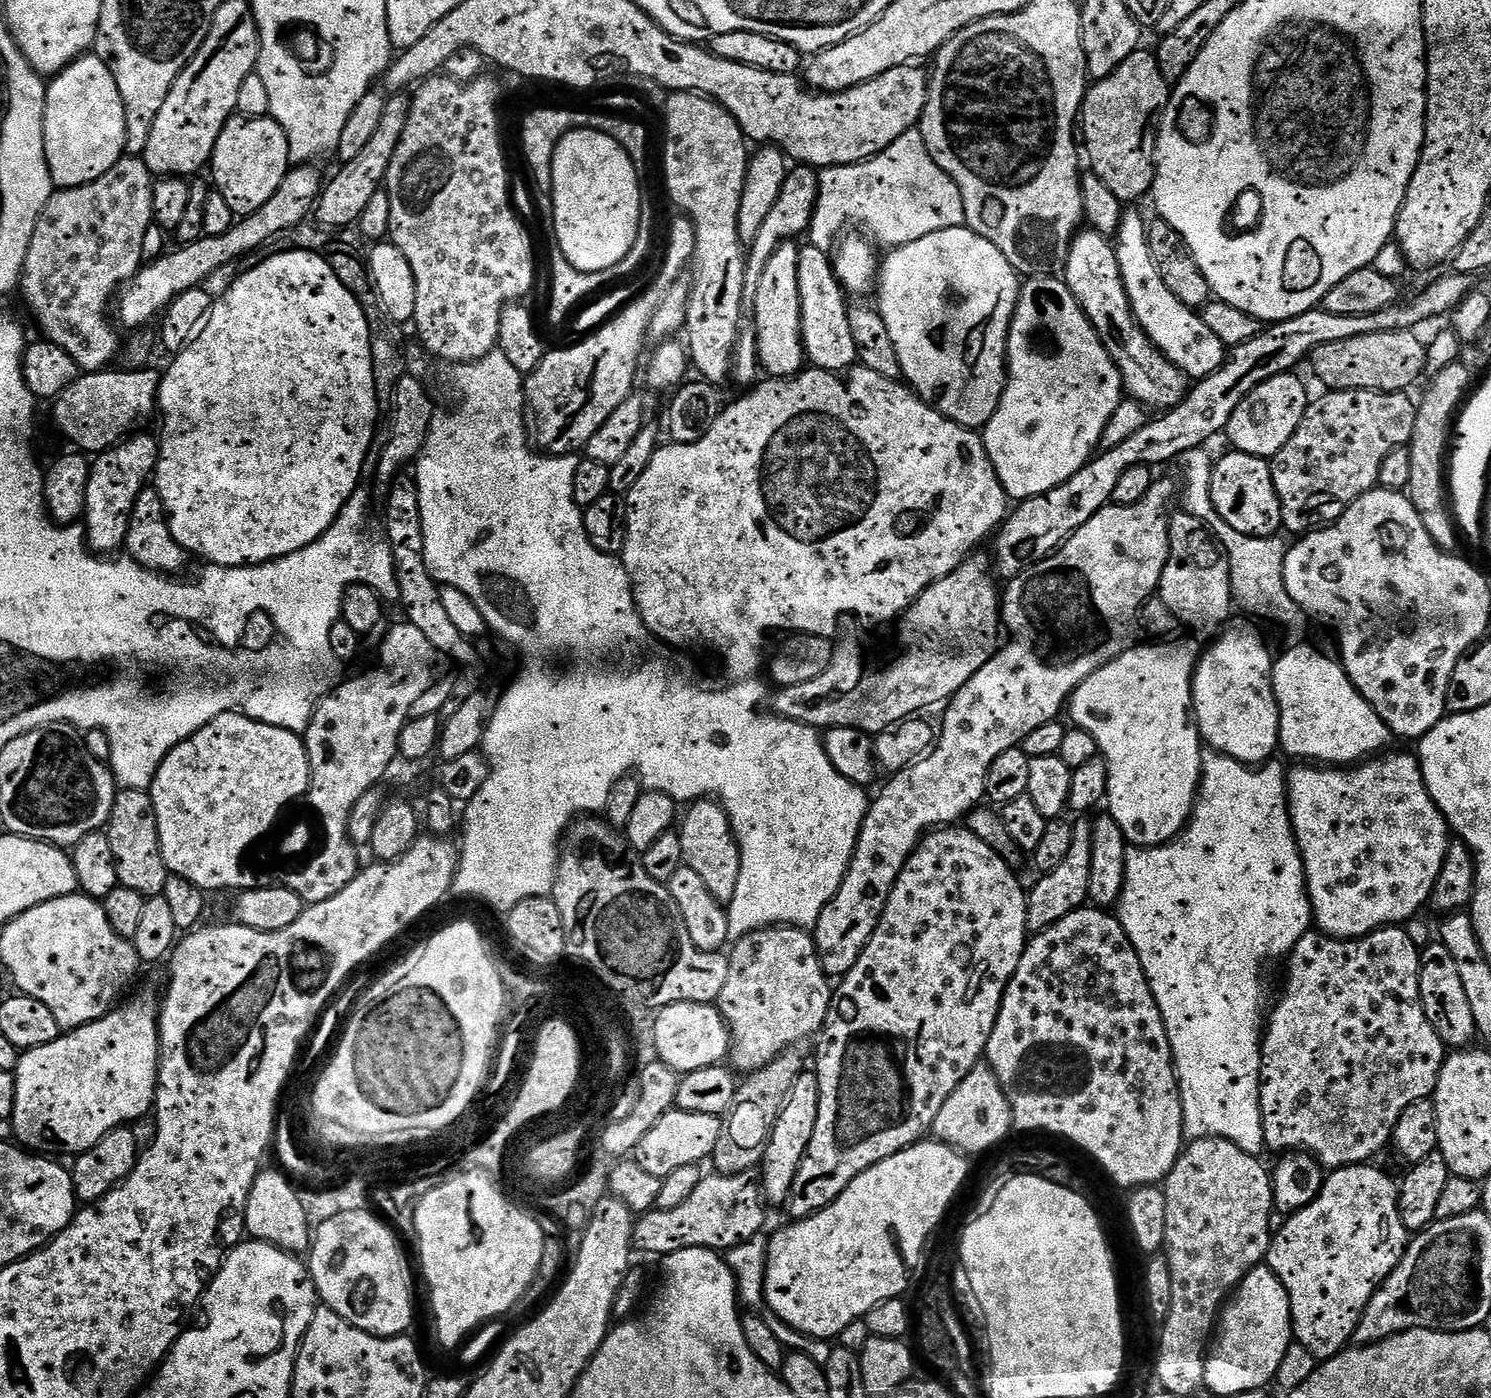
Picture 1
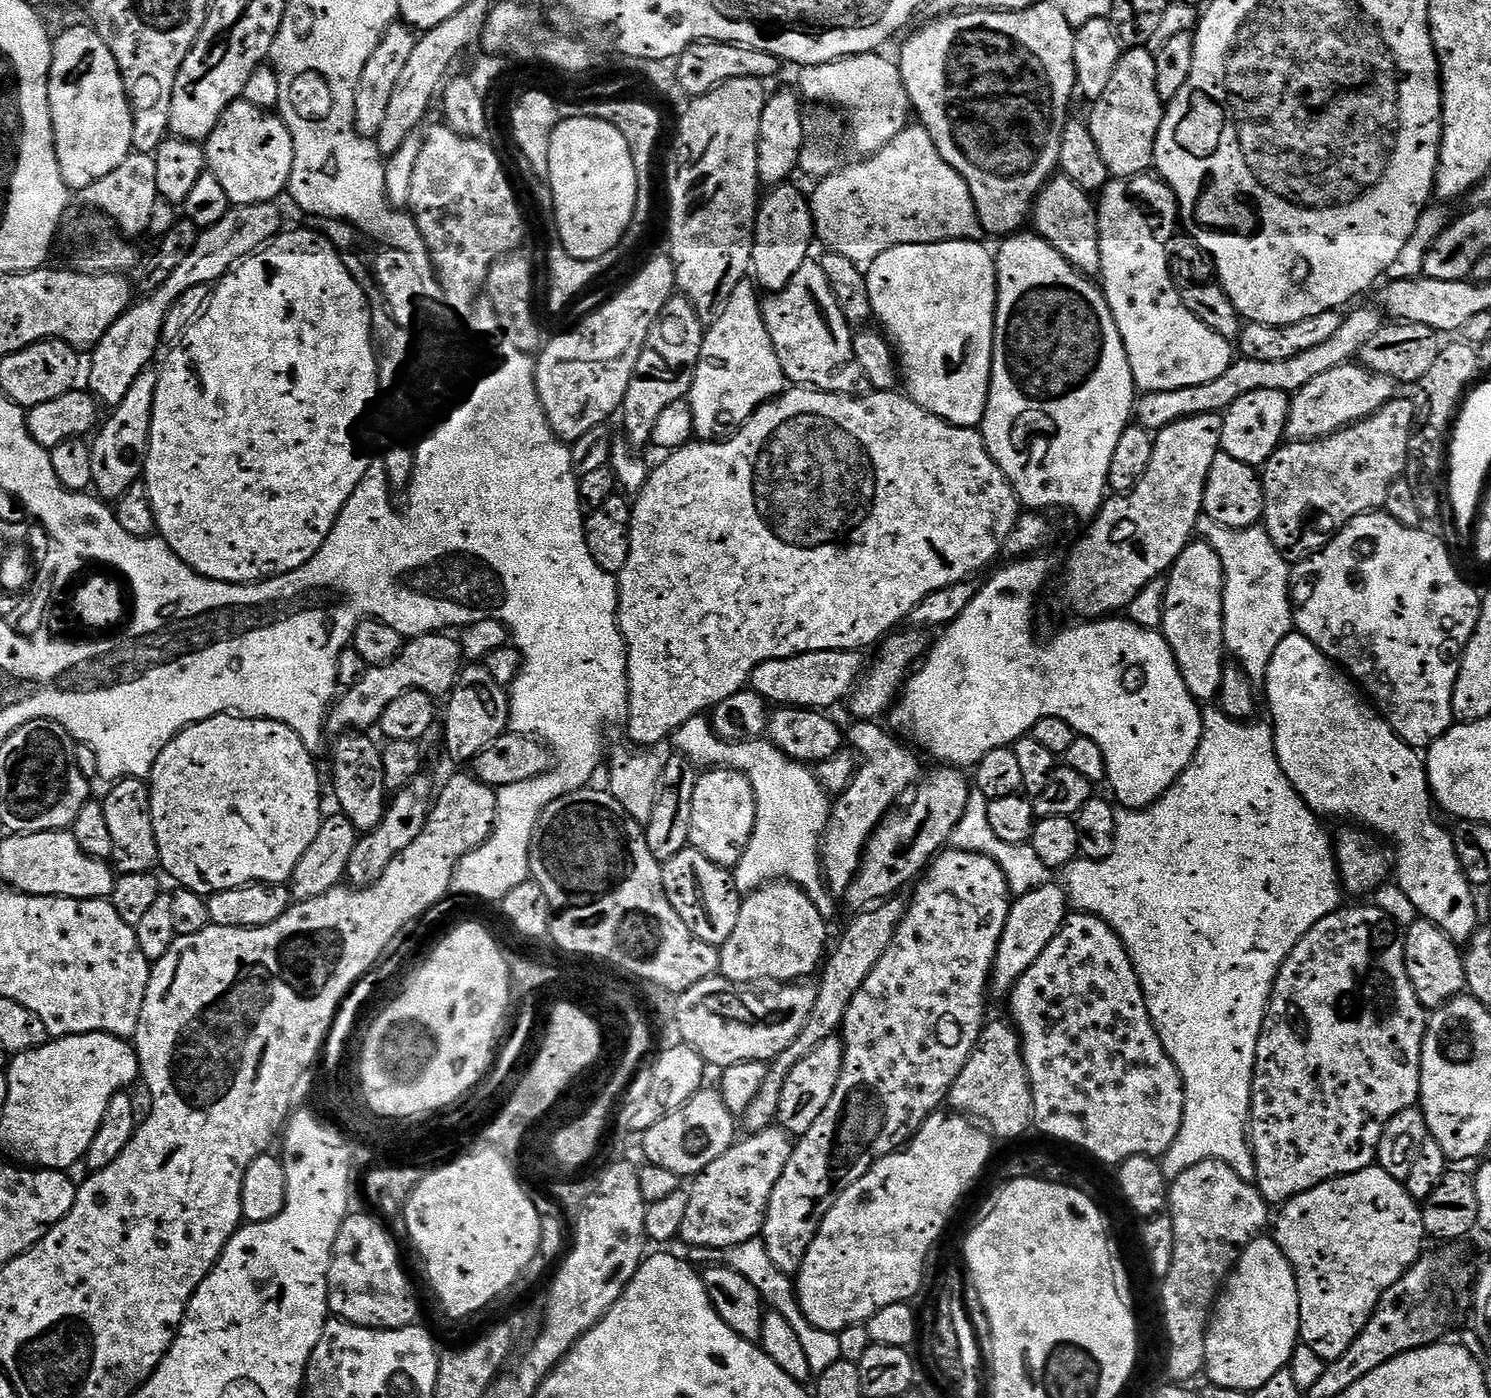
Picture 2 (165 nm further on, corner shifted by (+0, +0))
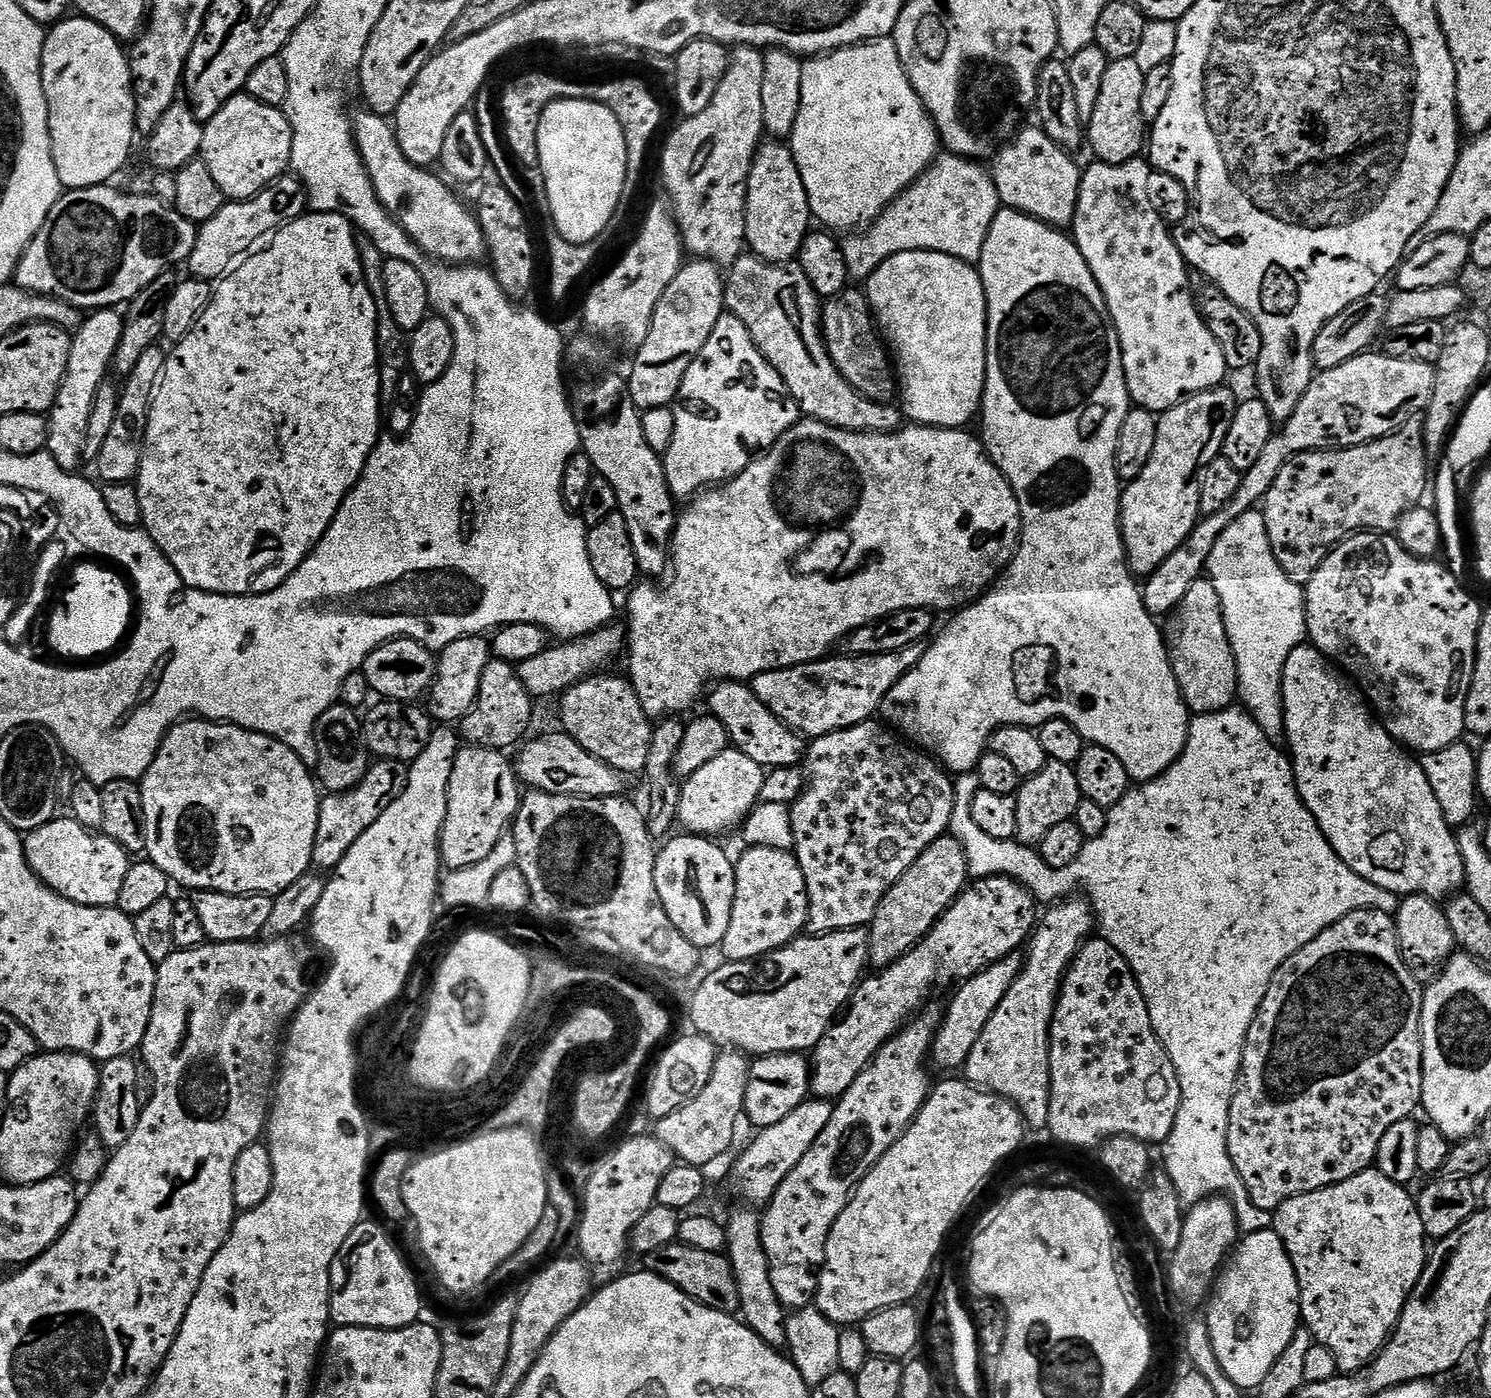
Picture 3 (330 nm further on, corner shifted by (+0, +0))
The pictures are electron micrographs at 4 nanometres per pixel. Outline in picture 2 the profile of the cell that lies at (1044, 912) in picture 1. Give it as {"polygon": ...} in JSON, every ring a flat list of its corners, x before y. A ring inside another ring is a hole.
{"polygon":[[1059,883,1043,884,1038,890,1030,890,1030,894,1022,894,1013,899,1010,914,1006,918,1006,930,1002,930,992,967,991,999,1003,1001,1006,994,1011,993,1018,978,1022,978,1022,974,1026,974,1026,970,1030,970,1030,966,1038,962,1042,950,1046,950,1046,946,1054,942,1054,934,1062,930,1069,915,1068,893]]}

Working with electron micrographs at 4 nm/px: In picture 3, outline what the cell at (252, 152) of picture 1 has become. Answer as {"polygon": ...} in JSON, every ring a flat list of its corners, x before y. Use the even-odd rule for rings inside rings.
{"polygon":[[247,94,231,96,204,124,199,159,206,162,214,182,222,186,225,198,248,200,289,171,292,127,281,109,266,106]]}

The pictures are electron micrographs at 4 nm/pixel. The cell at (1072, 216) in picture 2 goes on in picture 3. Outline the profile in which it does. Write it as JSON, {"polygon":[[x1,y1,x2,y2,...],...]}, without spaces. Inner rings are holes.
{"polygon":[[1024,128,1012,141,1005,143,991,161,991,175,998,198,1005,208,1024,212,1053,228,1067,229,1072,223,1080,193,1081,165,1076,165,1073,153,1044,133,1043,128]]}

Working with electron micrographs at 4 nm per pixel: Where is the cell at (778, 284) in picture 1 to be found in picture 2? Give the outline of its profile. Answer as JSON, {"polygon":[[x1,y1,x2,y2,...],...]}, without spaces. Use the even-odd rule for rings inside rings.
{"polygon":[[785,182,763,193,760,207,756,209,756,232,752,235,751,275,765,293,781,292,798,274,798,266,810,259,808,252,814,244,809,197,795,188,795,183]]}

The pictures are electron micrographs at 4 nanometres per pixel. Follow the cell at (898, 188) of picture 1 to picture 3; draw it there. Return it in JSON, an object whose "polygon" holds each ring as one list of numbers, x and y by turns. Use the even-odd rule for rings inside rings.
{"polygon":[[951,154,934,160,907,191,888,205,879,219,843,241,849,277,865,281,894,254,920,249,979,263,990,226,1002,207,992,175,983,168,981,163]]}

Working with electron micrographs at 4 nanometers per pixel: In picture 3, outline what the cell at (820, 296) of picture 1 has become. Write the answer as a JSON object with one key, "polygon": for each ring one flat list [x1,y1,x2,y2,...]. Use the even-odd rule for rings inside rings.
{"polygon":[[741,254,726,272,724,306,746,326,746,330,750,330,750,338,754,338,758,350,768,359,770,366,778,370,805,417,821,420,847,432,894,432,901,427,902,412,899,407,867,400,862,393,854,390,854,386,850,386,850,382,846,382,846,378,842,378,838,366,834,366,824,341,824,329,820,327,822,298,814,286,810,286,810,278,802,274,799,263,770,264,759,256]]}

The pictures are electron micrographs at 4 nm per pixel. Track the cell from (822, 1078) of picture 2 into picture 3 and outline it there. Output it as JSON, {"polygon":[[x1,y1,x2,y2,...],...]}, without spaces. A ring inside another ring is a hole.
{"polygon":[[1005,876,973,879,915,948,909,950,898,962,872,974,876,976,869,975,857,984,846,1011,829,1026,823,1038,816,1043,816,1047,811,1049,811,1095,817,1100,833,1102,839,1100,843,1092,850,1090,854,1078,858,1078,858,1074,866,1070,866,1066,876,1057,880,1047,887,1044,889,1040,893,1040,896,1033,909,1023,910,1018,915,1017,925,1007,923,1004,927,1002,928,995,931,994,935,984,952,979,963,982,975,976,983,968,987,968,989,964,1023,949,1038,924,1036,908,1038,909,1036,899,1017,880,1011,880]]}

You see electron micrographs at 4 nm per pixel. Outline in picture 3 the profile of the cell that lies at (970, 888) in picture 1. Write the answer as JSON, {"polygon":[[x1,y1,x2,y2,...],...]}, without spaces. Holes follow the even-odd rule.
{"polygon":[[925,1011,904,1025,893,1040,883,1044,875,1058,854,1078,850,1090,846,1090,835,1101,830,1122,822,1134,818,1134,818,1142,806,1150,806,1158,786,1174,782,1186,774,1194,774,1198,766,1206,760,1221,762,1230,762,1246,766,1250,766,1258,770,1262,770,1282,774,1282,774,1294,778,1294,778,1302,782,1302,785,1310,799,1310,809,1307,815,1301,820,1270,826,1258,826,1242,838,1214,848,1205,856,1187,866,1178,866,1174,884,1157,886,1150,906,1134,912,1119,922,1110,928,1100,930,1083,928,1072,924,1069,930,1060,932,1040,936,1037,938,1016]]}

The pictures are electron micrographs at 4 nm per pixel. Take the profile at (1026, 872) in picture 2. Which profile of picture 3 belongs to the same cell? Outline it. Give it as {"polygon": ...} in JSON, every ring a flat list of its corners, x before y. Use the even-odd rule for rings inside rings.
{"polygon":[[1240,706,1223,708,1220,712,1205,712,1191,717,1188,726,1188,741,1184,747,1184,753,1175,760,1171,766,1156,780,1146,780,1129,787,1128,792,1113,808,1108,809,1108,825,1102,834,1093,840,1085,839,1082,846,1082,854,1070,862,1070,866,1051,868,1042,862,1039,851,1035,847,1021,844,1016,840,995,840,990,834,980,829,970,818,970,802,974,802,974,794,980,791,980,780,975,772,966,772,957,775,954,780,954,810,950,814,950,826,948,832,958,842,962,842,962,850,966,850,966,866,969,877,981,880,991,876,1005,876,1011,880,1017,880,1028,893,1041,905,1051,906,1057,902,1063,902,1075,897,1077,893,1083,894,1088,903,1092,905,1095,923,1098,925,1099,935,1130,966,1130,970,1136,976,1138,986,1142,990,1142,998,1146,998,1146,1010,1150,1010,1150,1022,1170,1058,1174,1062,1174,1070,1180,1079,1180,1105,1178,1106,1178,1118,1174,1118,1174,1130,1170,1130,1168,1139,1162,1145,1164,1151,1163,1171,1170,1174,1170,1182,1174,1182,1174,1190,1178,1190,1180,1203,1191,1206,1207,1200,1210,1196,1223,1196,1232,1201,1236,1211,1236,1220,1240,1224,1241,1233,1247,1234,1272,1228,1274,1224,1273,1213,1258,1210,1254,1202,1248,1196,1246,1186,1234,1166,1234,1162,1228,1153,1228,1131,1230,1130,1230,1106,1236,1093,1236,1082,1240,1078,1240,1063,1246,1046,1246,1034,1250,1030,1250,1022,1254,1022,1254,1014,1266,998,1266,990,1270,986,1270,978,1290,958,1290,954,1298,954,1306,942,1314,942,1322,930,1334,926,1346,914,1357,910,1382,910,1383,912,1396,913,1400,905,1401,897,1395,896,1390,890,1382,890,1382,886,1374,886,1374,882,1366,882,1330,846,1326,834,1318,826,1314,814,1302,802,1298,794,1296,776,1292,772,1291,759,1279,747,1271,744,1270,739,1262,732,1258,723,1251,714]]}

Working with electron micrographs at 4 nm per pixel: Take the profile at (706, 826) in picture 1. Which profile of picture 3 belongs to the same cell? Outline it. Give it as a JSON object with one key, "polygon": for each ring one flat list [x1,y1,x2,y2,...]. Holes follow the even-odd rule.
{"polygon":[[728,747,718,758,710,758,702,770,694,770,680,786,678,824,697,836,720,838,731,828,739,829,757,807,764,785,765,769,754,758,746,758,734,747]]}

